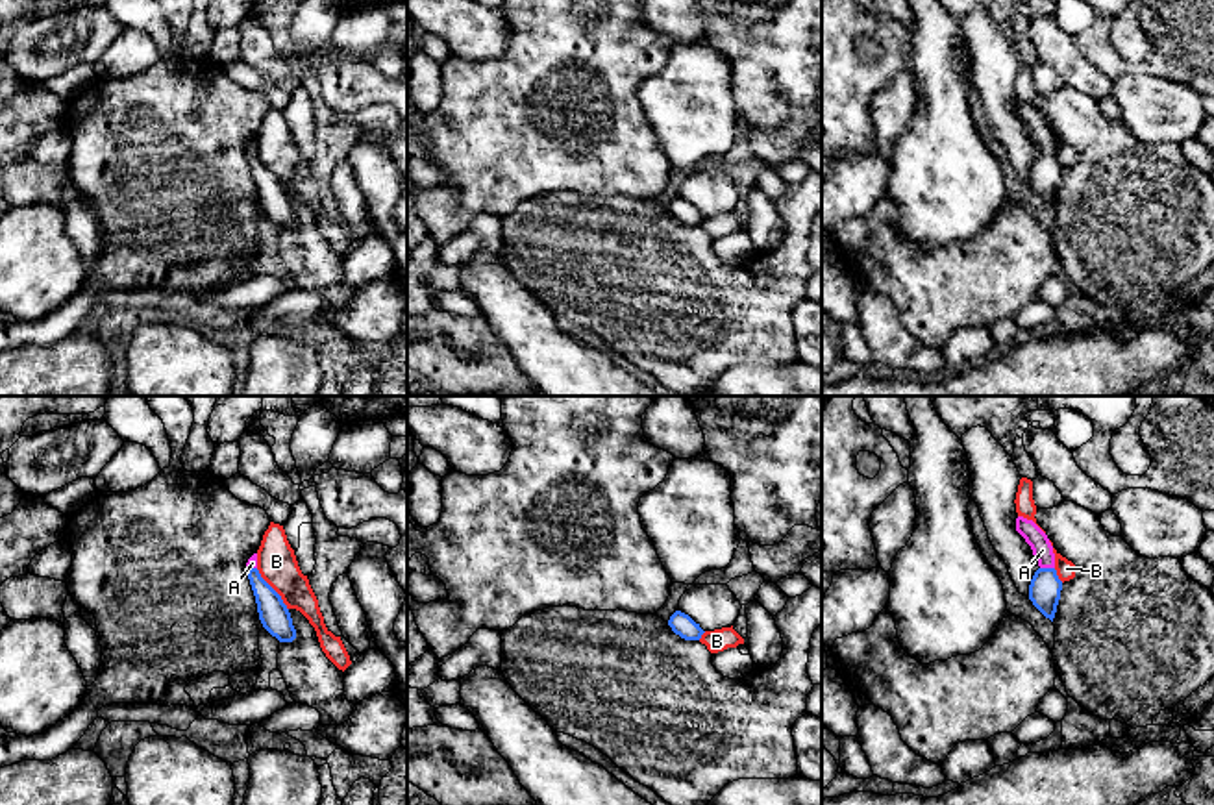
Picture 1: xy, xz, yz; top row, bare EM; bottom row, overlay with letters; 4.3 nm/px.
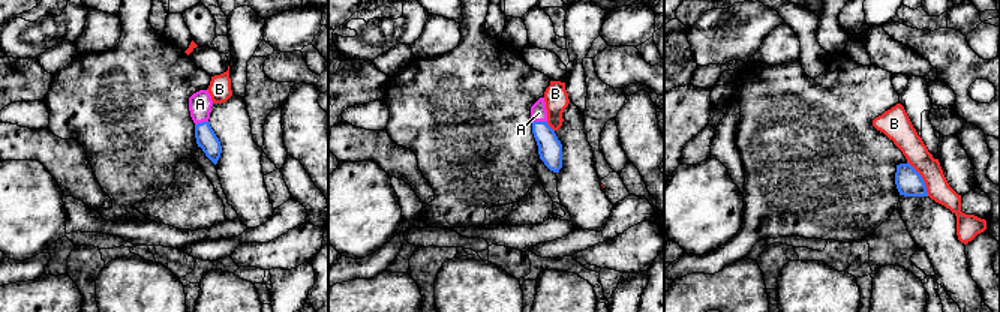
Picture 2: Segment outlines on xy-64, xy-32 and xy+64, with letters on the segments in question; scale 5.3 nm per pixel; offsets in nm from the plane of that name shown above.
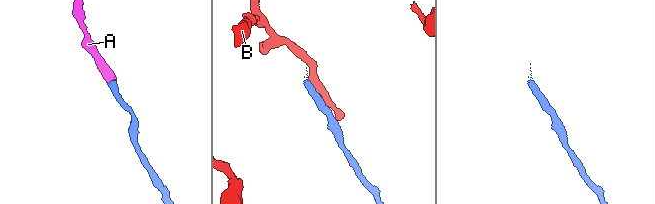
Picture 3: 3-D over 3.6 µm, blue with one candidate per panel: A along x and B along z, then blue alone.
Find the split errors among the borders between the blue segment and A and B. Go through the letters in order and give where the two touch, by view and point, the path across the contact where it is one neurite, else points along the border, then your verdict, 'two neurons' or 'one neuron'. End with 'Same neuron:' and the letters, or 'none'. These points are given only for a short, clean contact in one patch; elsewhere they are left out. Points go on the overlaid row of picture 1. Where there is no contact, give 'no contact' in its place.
A: meets blue in yz at (1048, 569); runs through yz (1044, 591), (1048, 569), (1042, 550); one neuron
B: meets blue in xy at (272, 589); border along xy (256, 569), (287, 609); two neurons
Same neuron: A

